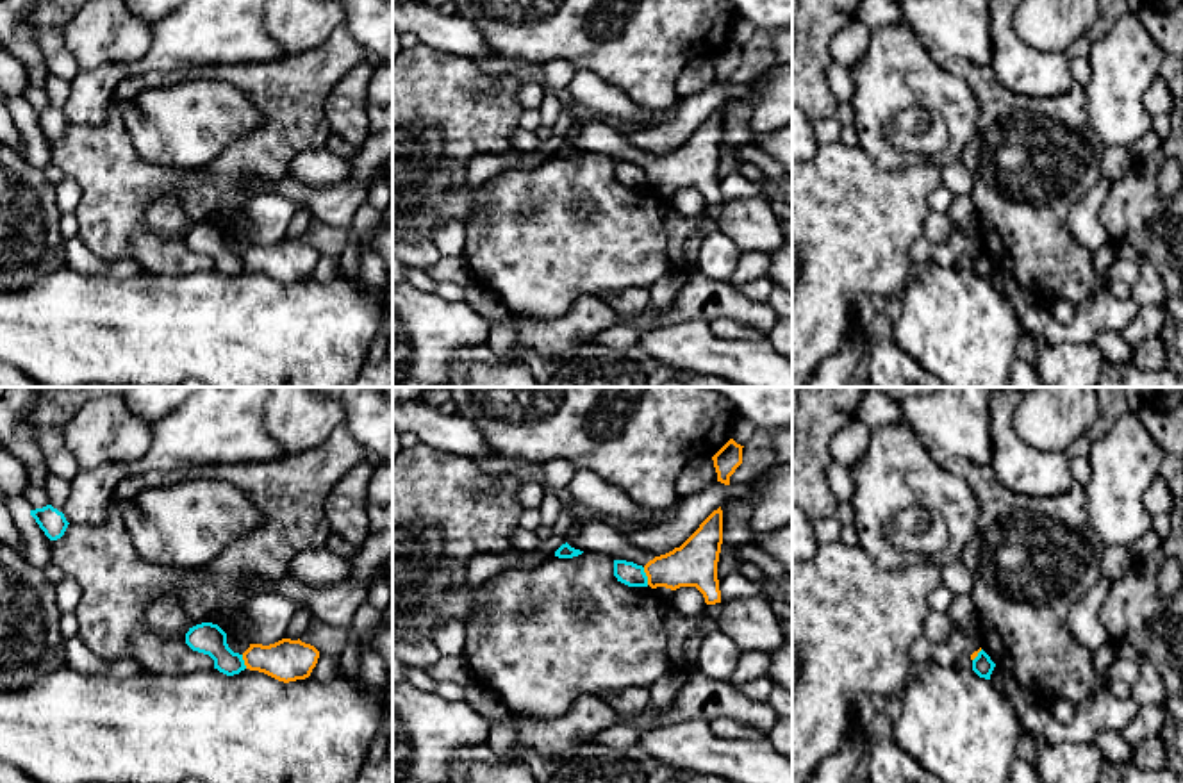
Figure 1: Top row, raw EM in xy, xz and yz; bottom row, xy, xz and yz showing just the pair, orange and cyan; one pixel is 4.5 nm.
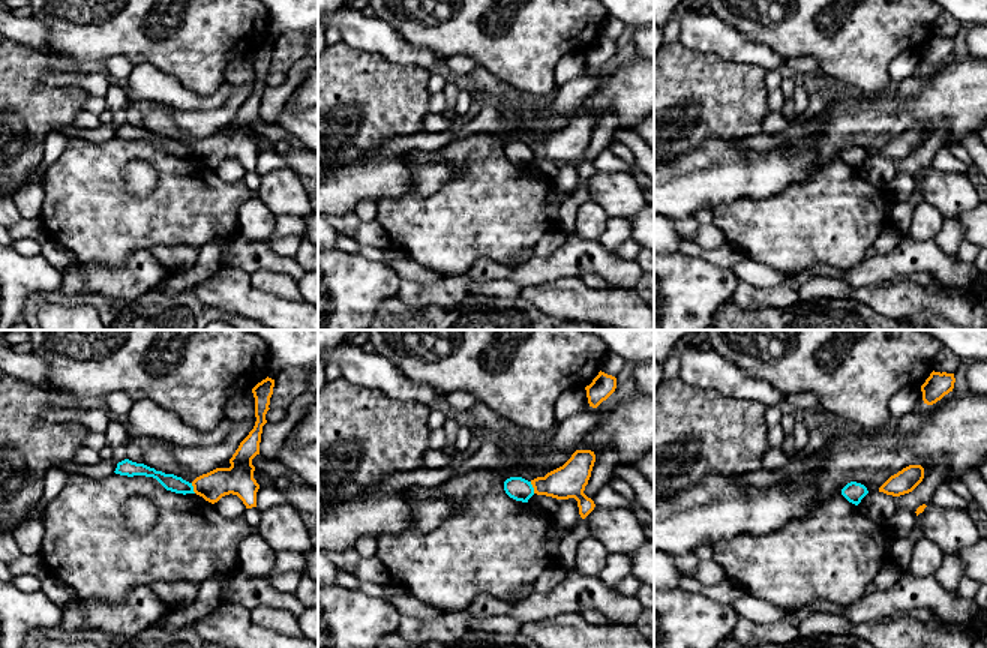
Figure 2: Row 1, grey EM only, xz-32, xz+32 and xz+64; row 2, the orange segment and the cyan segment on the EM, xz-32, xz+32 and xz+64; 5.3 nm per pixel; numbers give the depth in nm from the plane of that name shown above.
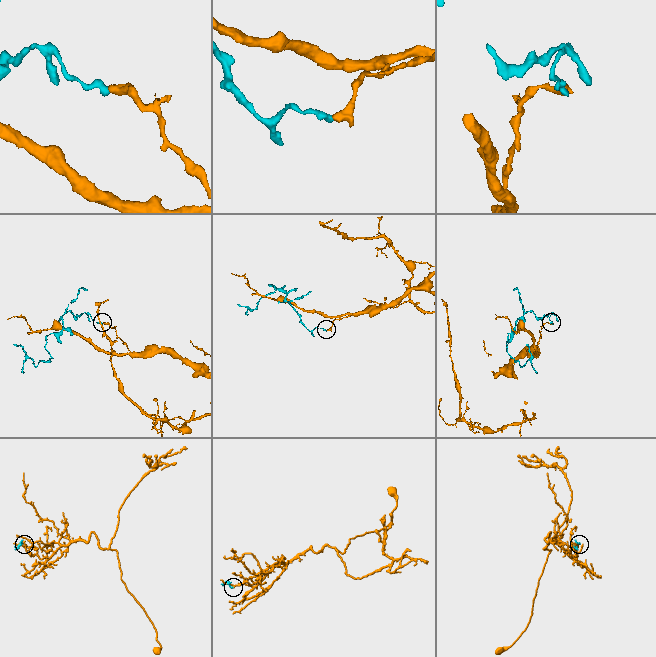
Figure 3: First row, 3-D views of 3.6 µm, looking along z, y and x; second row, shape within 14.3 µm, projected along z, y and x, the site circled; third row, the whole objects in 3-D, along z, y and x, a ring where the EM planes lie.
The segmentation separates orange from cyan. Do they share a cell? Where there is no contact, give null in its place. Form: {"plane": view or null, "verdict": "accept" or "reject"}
{"plane": "xz", "verdict": "reject"}

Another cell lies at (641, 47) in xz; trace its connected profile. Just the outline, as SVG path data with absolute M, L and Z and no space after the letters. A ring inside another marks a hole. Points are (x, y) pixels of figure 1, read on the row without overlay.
M451 0L457 14L476 25L498 55L546 64L566 61L589 70L630 100L651 111L671 109L680 98L676 78L696 57L714 57L730 39L735 9L728 0Z

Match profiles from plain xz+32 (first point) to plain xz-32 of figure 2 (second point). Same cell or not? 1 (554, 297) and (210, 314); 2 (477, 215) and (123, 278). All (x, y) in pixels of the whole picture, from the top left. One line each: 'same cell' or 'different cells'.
1: different cells
2: different cells

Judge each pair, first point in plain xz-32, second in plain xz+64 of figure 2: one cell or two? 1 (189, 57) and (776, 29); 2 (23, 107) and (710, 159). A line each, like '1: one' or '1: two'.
1: one
2: two

